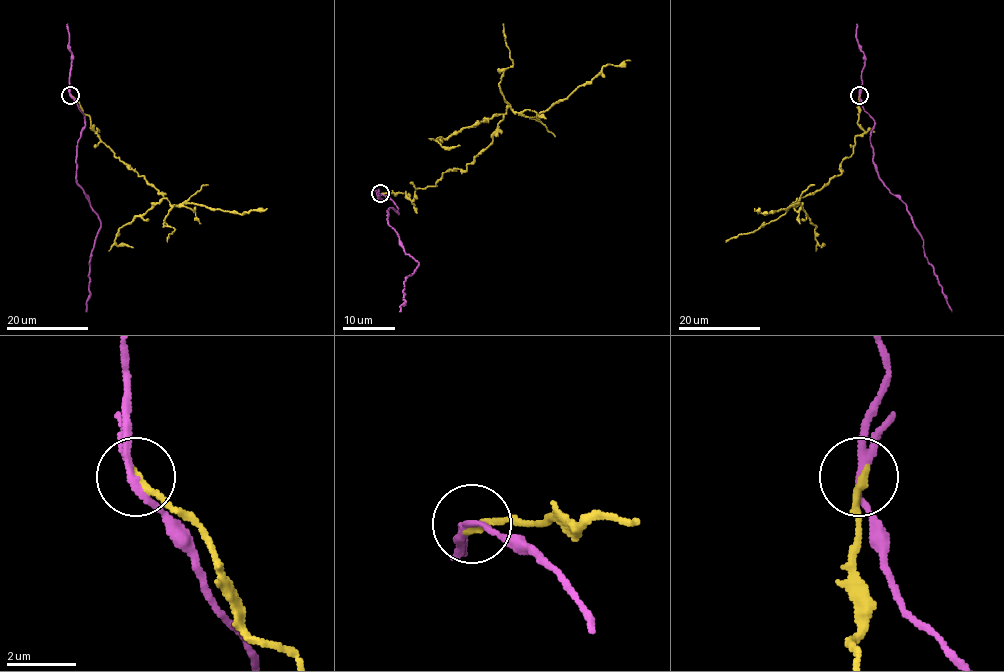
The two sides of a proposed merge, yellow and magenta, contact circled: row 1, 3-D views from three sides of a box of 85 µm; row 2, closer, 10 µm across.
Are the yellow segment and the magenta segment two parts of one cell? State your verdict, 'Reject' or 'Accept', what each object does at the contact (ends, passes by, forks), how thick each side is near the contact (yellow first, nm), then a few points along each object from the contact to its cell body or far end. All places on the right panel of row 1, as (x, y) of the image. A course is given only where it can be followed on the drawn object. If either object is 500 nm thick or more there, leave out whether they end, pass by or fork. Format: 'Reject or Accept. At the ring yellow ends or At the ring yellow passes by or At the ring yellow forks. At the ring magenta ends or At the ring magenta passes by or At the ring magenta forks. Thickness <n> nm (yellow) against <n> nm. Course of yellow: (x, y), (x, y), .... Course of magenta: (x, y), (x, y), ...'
Reject. At the ring yellow ends. At the ring magenta passes by. Thickness 240 nm (yellow) against 200 nm. Course of yellow: (859, 95), (864, 133), (840, 173), (785, 209), (765, 214), (754, 208). Course of magenta: (859, 95), (863, 108), (874, 120), (870, 142), (879, 179), (903, 203), (923, 240), (928, 262), (951, 312)

